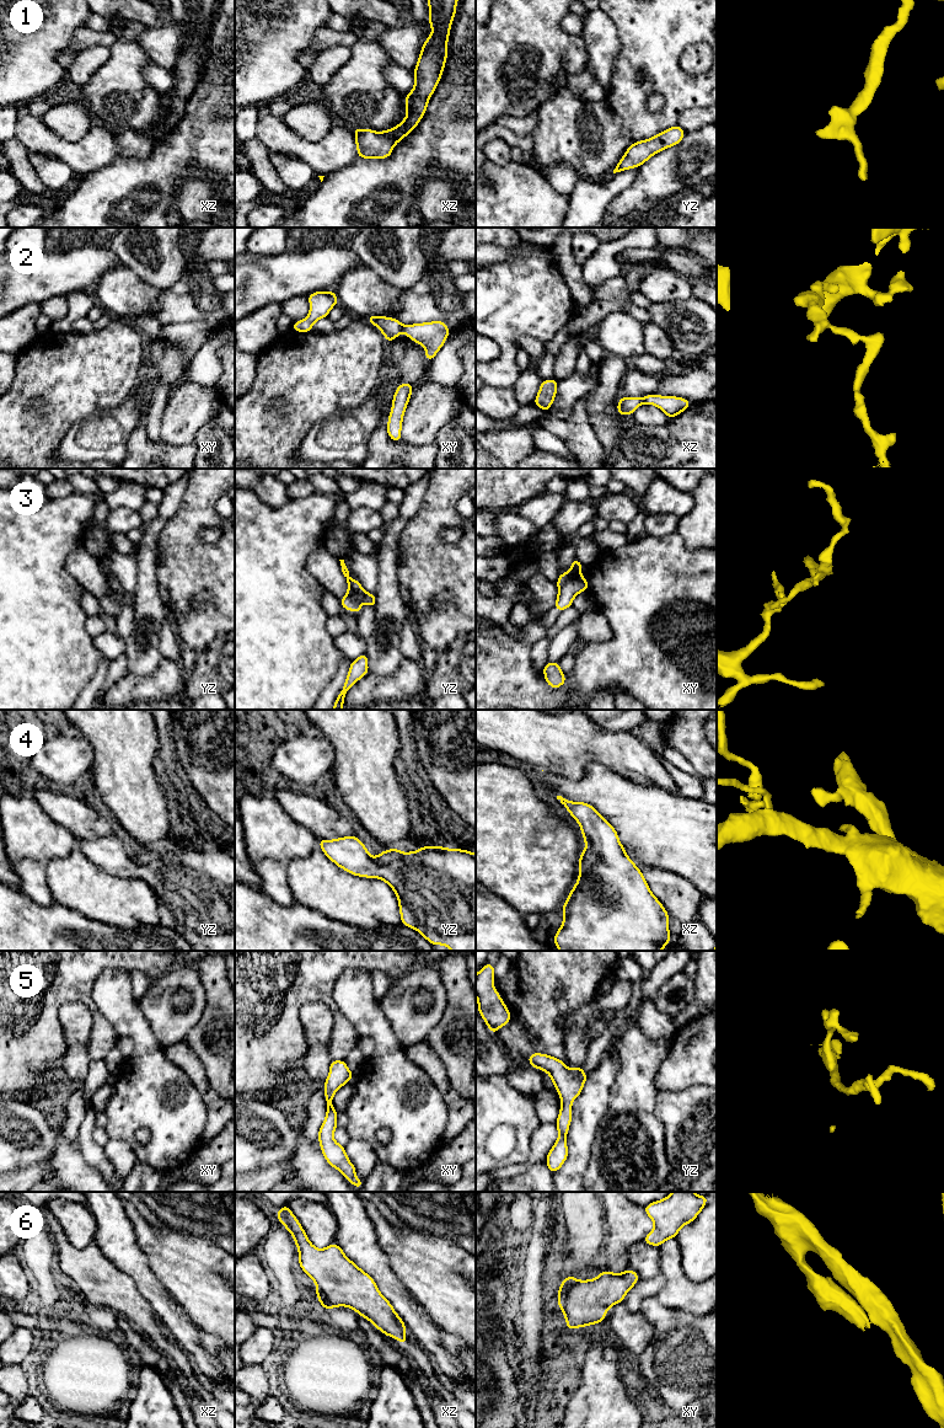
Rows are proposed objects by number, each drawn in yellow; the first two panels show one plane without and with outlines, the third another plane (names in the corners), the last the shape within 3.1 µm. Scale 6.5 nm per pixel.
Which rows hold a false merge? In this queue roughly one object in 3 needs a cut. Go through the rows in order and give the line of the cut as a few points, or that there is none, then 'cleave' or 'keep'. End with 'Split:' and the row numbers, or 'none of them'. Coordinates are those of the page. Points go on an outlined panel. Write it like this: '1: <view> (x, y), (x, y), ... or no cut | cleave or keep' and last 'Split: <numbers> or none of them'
1: no cut | keep
2: xy (403, 325), (401, 330) | cleave
3: no cut | keep
4: xz (588, 846), (596, 855), (597, 861), (591, 867), (580, 872) | cleave
5: no cut | keep
6: no cut | keep
Split: 2, 4

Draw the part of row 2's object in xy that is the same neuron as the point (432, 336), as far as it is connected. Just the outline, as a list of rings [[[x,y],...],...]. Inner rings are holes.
[[[444,321],[403,325],[402,331],[415,343],[425,348],[425,358],[431,363],[435,354],[444,346],[450,330]]]

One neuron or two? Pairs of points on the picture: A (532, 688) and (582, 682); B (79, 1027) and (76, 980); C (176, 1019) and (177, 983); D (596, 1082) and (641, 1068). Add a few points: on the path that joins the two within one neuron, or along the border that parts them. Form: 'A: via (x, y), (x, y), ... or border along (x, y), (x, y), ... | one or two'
A: border along (568, 680), (573, 693) | two
B: border along (58, 1009), (81, 1001), (94, 1023) | two
C: via (172, 1010), (175, 991) | one
D: border along (612, 1051), (618, 1071), (609, 1105) | two

